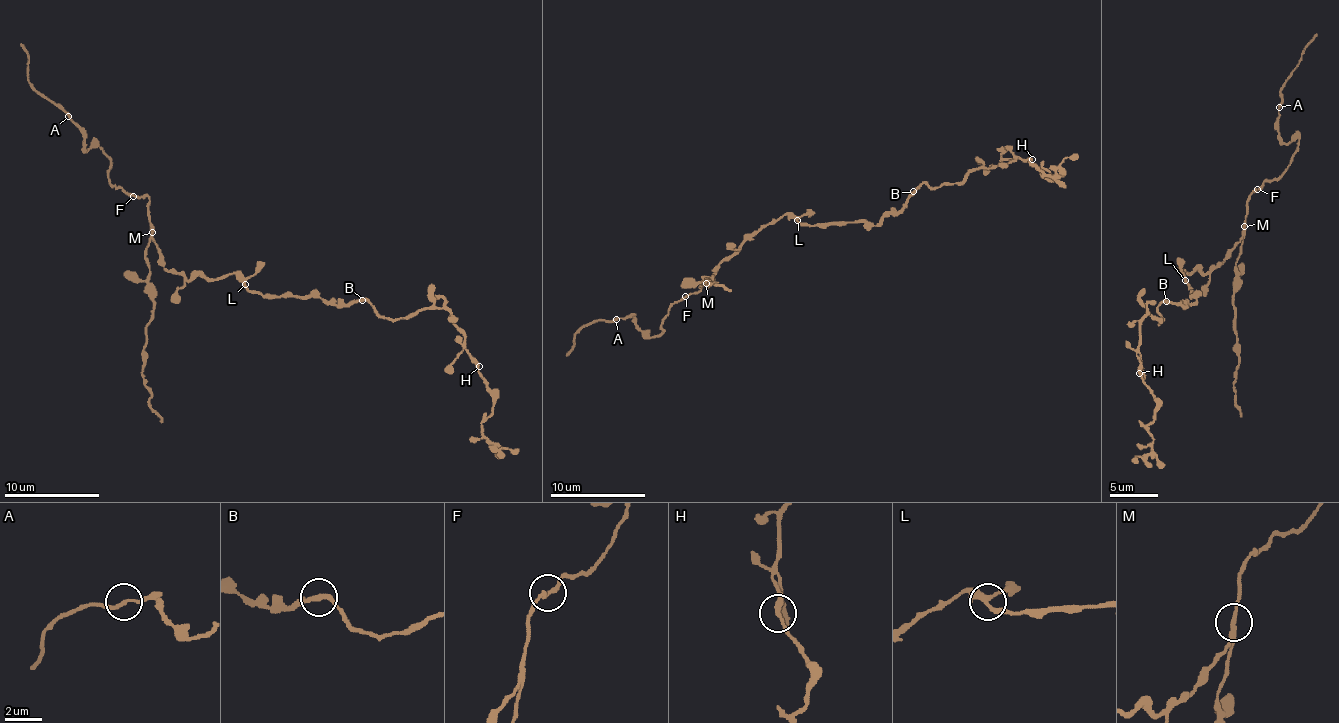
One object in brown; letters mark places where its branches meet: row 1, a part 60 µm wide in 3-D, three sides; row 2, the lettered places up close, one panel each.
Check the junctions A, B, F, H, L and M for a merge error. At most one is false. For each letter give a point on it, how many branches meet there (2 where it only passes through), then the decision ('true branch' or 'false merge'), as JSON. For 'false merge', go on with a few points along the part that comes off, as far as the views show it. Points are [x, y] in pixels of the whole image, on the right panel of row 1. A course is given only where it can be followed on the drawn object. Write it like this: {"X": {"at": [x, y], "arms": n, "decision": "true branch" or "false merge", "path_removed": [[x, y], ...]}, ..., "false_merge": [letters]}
{"A": {"at": [1279, 107], "arms": 2, "decision": "true branch"}, "B": {"at": [1166, 301], "arms": 2, "decision": "true branch"}, "F": {"at": [1257, 189], "arms": 2, "decision": "true branch"}, "H": {"at": [1139, 373], "arms": 2, "decision": "true branch"}, "L": {"at": [1185, 280], "arms": 3, "decision": "true branch"}, "M": {"at": [1244, 226], "arms": 3, "decision": "false merge", "path_removed": [[1245, 227], [1242, 253], [1235, 272], [1233, 308], [1239, 367], [1233, 386], [1240, 416]]}, "false_merge": ["M"]}

